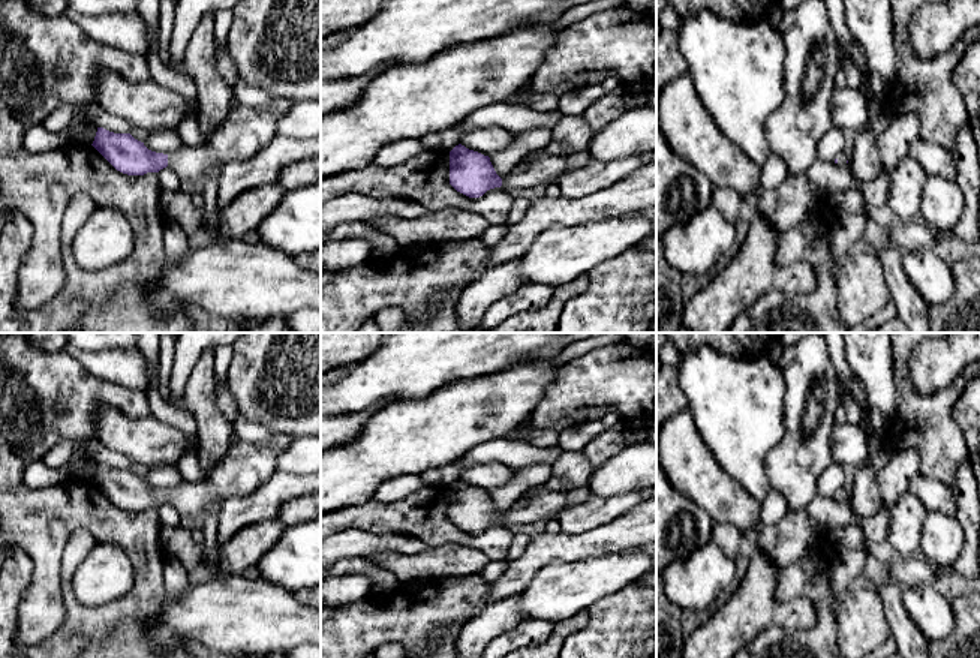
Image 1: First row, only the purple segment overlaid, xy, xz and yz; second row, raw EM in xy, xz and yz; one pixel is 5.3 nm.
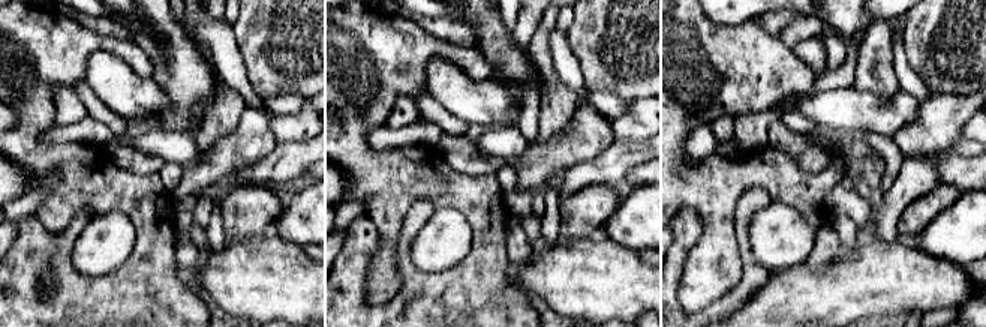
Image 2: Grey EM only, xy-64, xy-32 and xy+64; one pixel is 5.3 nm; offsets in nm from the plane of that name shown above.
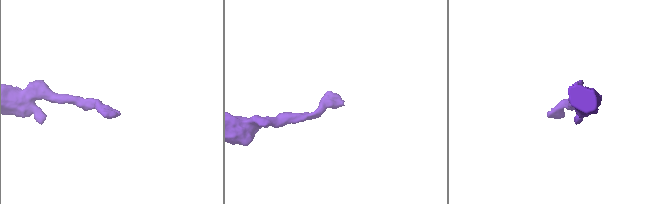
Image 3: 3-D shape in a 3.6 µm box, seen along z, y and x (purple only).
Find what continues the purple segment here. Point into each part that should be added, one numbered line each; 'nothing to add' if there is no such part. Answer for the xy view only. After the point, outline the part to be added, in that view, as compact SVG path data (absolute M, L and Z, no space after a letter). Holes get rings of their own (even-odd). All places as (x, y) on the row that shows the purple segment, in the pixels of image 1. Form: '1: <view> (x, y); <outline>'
1: xy (246, 131); M277 96L268 108L235 103L204 145L183 145L168 154L168 166L180 180L198 180L219 174L226 163L250 159L274 139L279 120L292 105L292 100Z

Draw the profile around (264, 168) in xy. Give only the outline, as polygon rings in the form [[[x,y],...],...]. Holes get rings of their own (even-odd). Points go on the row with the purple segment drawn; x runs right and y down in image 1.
[[[277,133],[274,139],[253,157],[223,165],[217,180],[219,216],[222,210],[244,190],[279,183],[283,168],[319,154],[321,136],[294,139]]]

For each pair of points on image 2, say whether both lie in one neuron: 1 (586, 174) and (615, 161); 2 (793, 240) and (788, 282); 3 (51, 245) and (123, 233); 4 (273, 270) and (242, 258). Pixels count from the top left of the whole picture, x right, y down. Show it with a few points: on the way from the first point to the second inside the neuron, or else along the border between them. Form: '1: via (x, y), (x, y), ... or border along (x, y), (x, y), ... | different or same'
1: via (594, 173), (607, 167) | same
2: border along (803, 261), (773, 272) | different
3: border along (99, 213), (72, 248), (72, 264), (81, 275) | different
4: via (265, 270), (253, 270), (249, 266) | same

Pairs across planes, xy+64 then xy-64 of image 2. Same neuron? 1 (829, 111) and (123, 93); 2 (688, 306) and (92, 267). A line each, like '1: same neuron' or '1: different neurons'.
1: same neuron
2: different neurons

